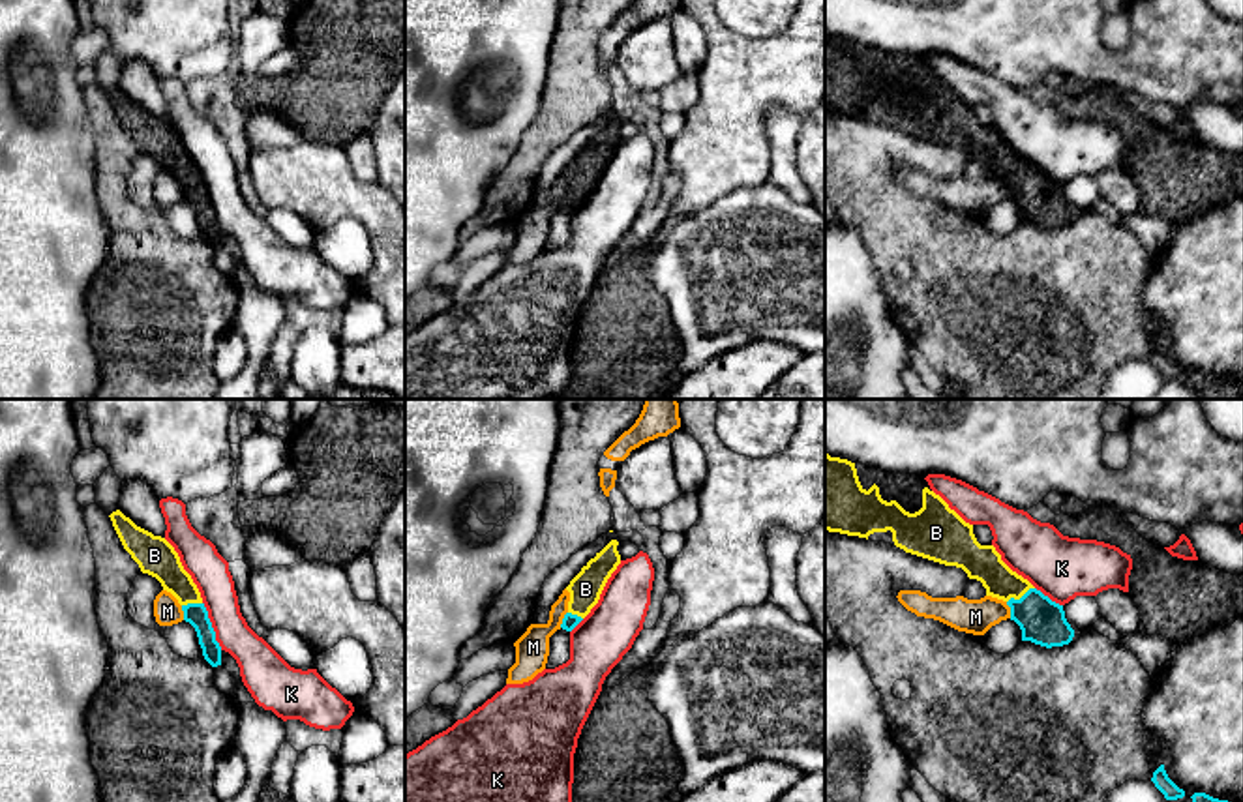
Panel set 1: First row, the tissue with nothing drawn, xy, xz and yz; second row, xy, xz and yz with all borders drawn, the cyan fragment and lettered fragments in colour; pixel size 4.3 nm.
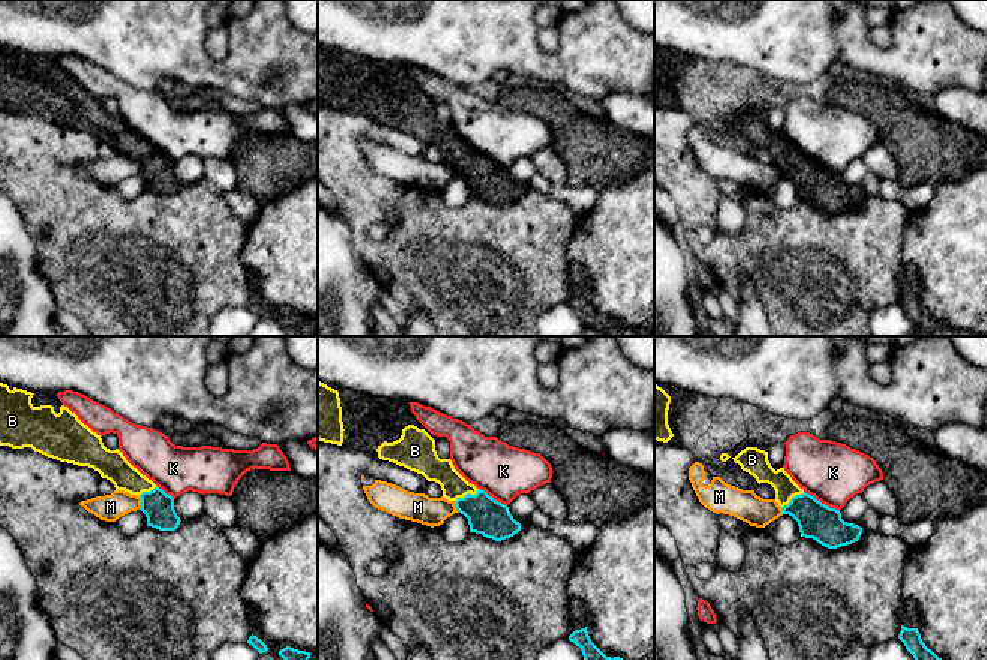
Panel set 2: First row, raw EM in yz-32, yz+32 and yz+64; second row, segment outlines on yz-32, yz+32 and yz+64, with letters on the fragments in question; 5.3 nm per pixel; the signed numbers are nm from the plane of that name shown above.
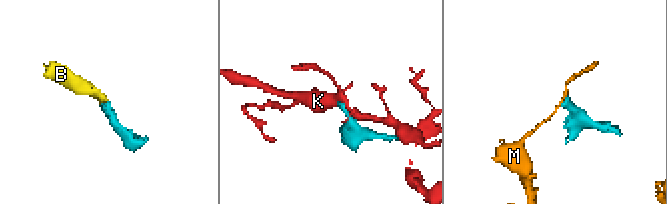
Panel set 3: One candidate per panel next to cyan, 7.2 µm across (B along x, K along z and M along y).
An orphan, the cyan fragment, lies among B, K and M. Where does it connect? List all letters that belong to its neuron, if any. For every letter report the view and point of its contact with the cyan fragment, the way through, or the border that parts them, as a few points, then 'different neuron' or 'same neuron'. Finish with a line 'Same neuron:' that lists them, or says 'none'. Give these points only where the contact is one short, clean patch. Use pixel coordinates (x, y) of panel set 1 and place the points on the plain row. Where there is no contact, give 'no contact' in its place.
B: yz (1022, 177) | across yz (1041, 201), (1022, 177), (983, 143) | same neuron
K: xy (210, 207) | different neuron
M: yz (1011, 190) | along yz (1005, 182), (1011, 197) | different neuron
Same neuron: B

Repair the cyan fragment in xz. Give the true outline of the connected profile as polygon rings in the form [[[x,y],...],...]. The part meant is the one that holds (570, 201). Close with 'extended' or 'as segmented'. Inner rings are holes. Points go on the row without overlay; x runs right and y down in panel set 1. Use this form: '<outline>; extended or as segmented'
[[[611,120],[566,167],[570,172],[570,182],[568,193],[561,204],[562,210],[572,212],[598,184],[607,159],[621,144],[617,126],[619,122]]]; extended

